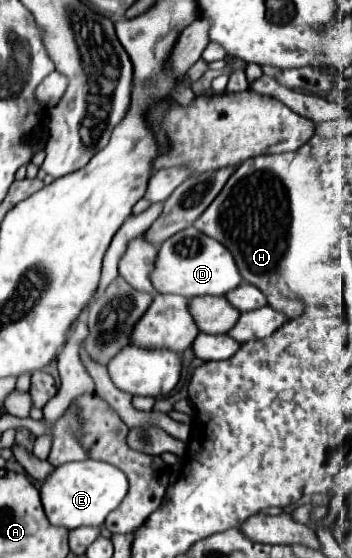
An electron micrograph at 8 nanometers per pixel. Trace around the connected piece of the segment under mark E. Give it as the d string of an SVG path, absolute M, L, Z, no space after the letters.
M79 461L55 467L51 477L43 481L41 503L51 525L61 525L67 529L75 527L99 527L105 517L121 503L127 493L127 477L121 469L103 461Z

